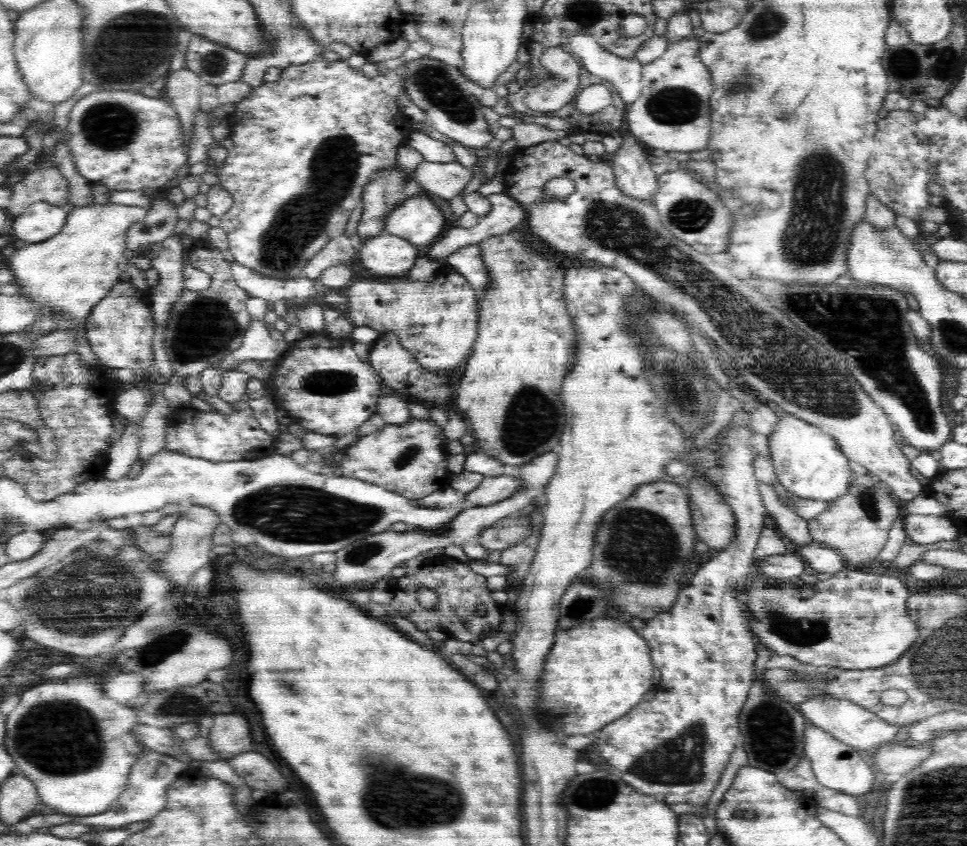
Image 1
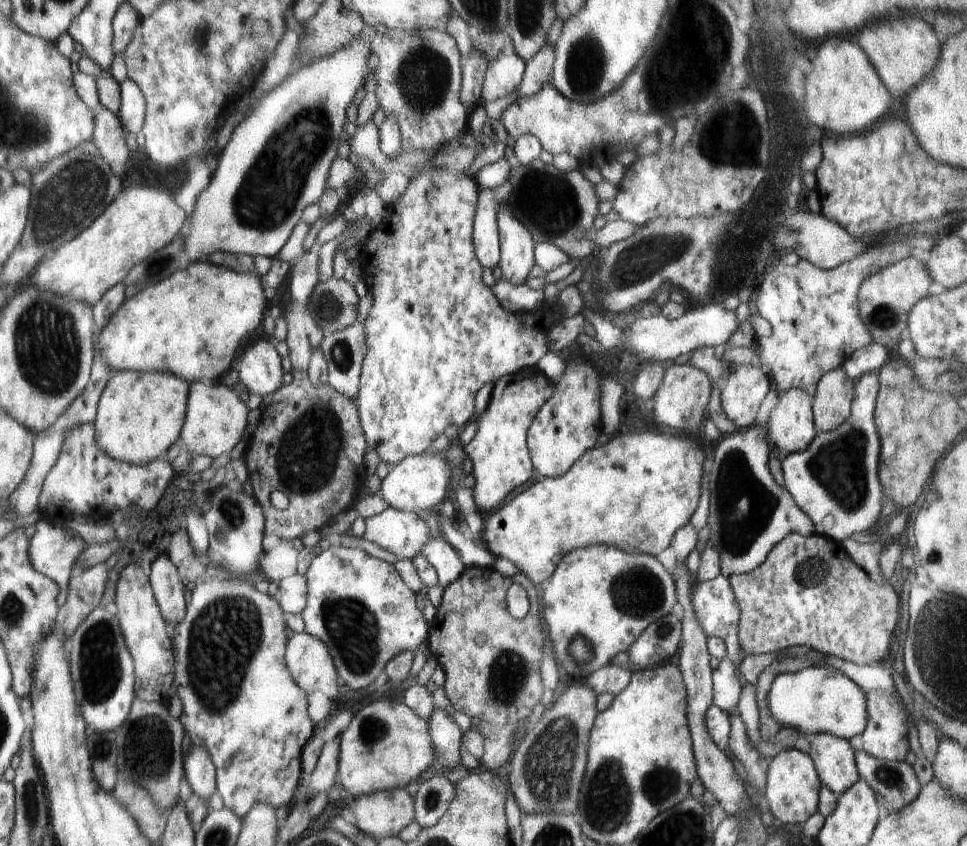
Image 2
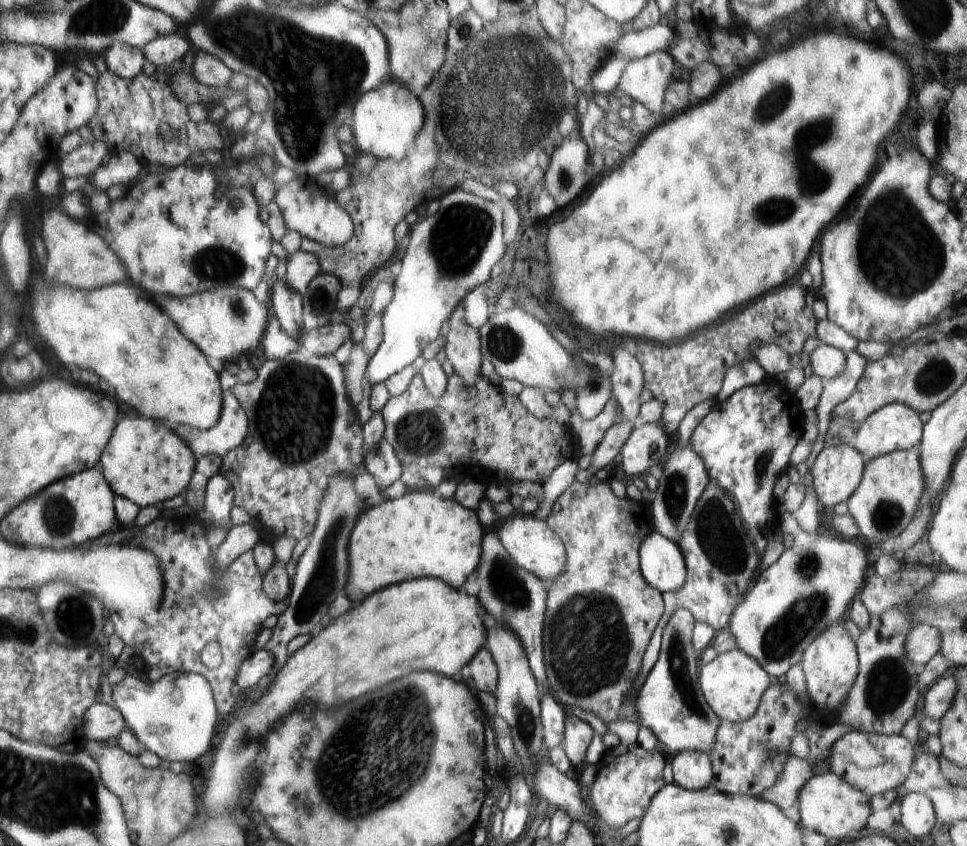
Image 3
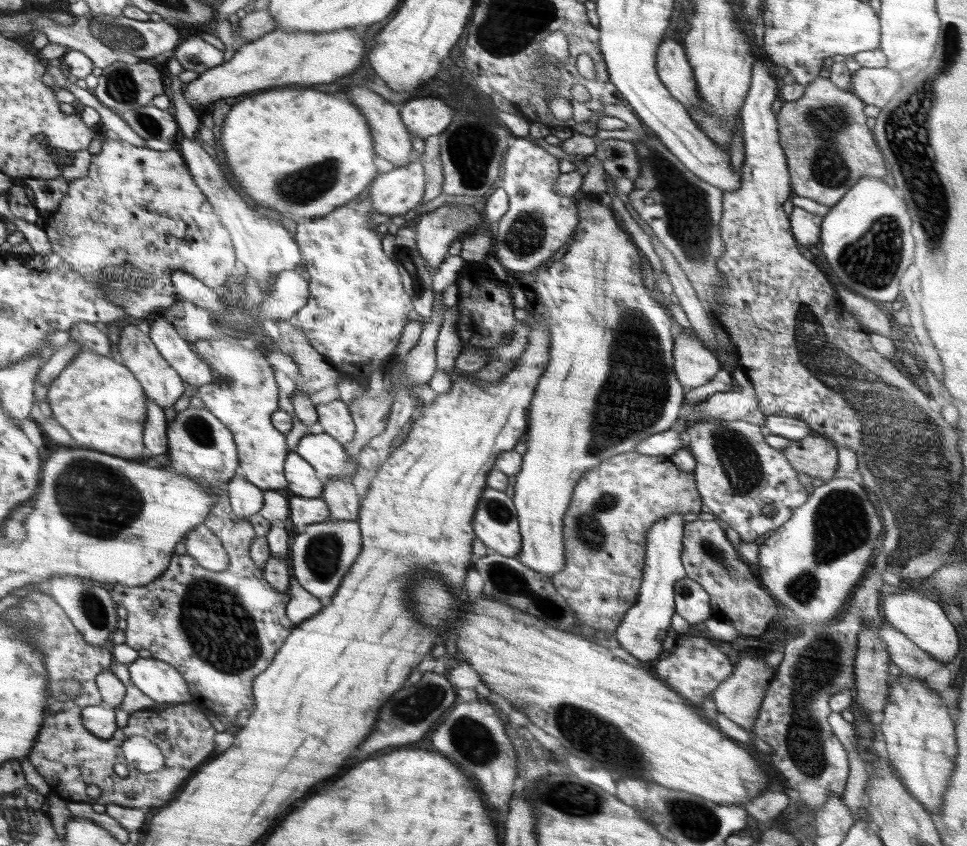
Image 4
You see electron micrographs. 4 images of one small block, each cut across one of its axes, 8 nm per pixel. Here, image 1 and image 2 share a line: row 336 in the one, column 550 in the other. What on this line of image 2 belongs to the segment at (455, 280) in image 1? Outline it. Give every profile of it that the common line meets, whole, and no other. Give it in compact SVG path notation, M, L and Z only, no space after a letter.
M581 356L575 360L566 359L565 362L566 370L560 381L551 380L554 395L544 402L527 435L527 446L534 469L545 478L564 475L568 468L572 468L588 450L595 446L598 436L602 433L600 376L596 374L594 368L581 359Z

